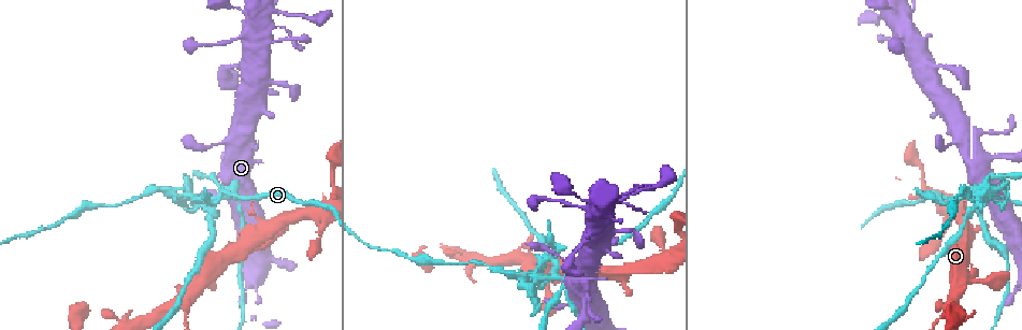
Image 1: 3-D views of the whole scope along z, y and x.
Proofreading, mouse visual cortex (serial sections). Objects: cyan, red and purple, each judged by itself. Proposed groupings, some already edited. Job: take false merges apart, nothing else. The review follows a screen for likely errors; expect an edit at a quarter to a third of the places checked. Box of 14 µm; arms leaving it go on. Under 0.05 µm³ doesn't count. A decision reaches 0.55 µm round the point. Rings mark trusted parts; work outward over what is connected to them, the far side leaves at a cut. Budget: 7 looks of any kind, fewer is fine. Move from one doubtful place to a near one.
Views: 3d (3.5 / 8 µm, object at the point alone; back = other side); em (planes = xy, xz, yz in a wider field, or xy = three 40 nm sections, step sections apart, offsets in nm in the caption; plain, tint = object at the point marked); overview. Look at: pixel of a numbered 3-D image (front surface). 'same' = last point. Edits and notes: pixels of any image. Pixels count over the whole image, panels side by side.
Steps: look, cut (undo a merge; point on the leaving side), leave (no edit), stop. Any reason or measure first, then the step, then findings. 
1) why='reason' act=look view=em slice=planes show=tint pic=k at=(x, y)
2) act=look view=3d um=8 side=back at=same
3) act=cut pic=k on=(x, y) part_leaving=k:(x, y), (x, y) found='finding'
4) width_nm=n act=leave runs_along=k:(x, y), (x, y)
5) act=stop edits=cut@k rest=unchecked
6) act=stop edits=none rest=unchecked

why='sharp bend' act=look view=3d um=3.5 pic=1 at=(529, 256)

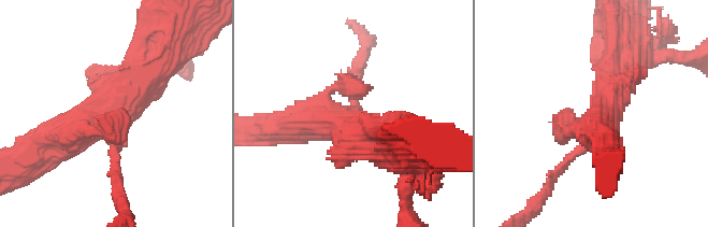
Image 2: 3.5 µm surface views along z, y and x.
why='shape alone is not enough' act=look view=em slice=planes show=plain at=same

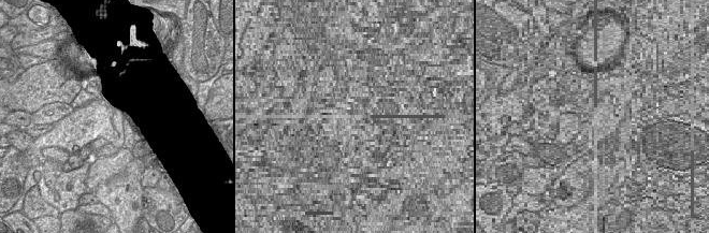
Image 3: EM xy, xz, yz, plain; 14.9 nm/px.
why='where the object lies' act=look view=em slice=planes show=tint at=same

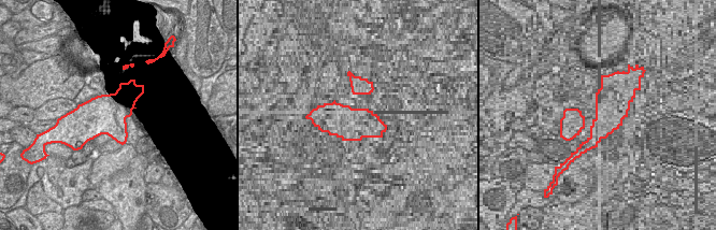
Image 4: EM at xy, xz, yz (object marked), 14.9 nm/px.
act=cut pic=2 on=(557, 172) part_leaving=2:(582, 147), (531, 210), (522, 210) found='two cells meet here'

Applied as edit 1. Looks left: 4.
why='looks like a crossing' act=look view=em slice=xy step=5 show=tint pic=1 at=(227, 193)

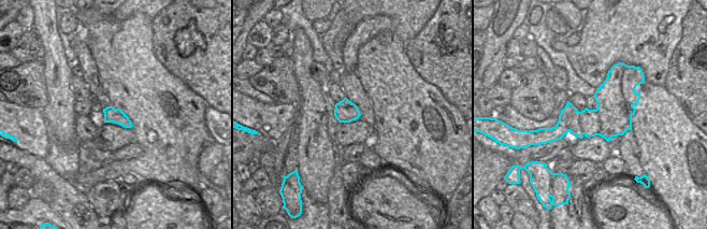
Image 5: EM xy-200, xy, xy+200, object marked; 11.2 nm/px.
why='wider look' act=look view=3d um=3.5 at=same

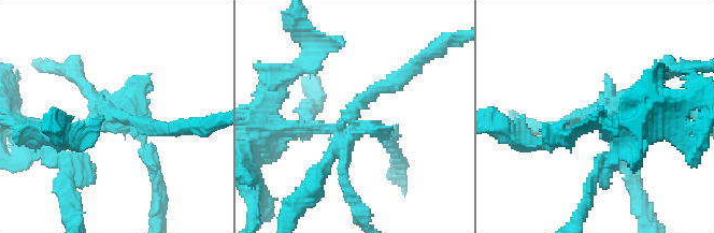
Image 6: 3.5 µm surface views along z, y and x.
act=cut pic=6 on=(384, 137) part_leaving=6:(341, 121), (334, 128), (265, 128) found='a second cell is stuck on'

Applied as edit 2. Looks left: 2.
act=stop edits=cut@2,cut@6 rest=unchecked

